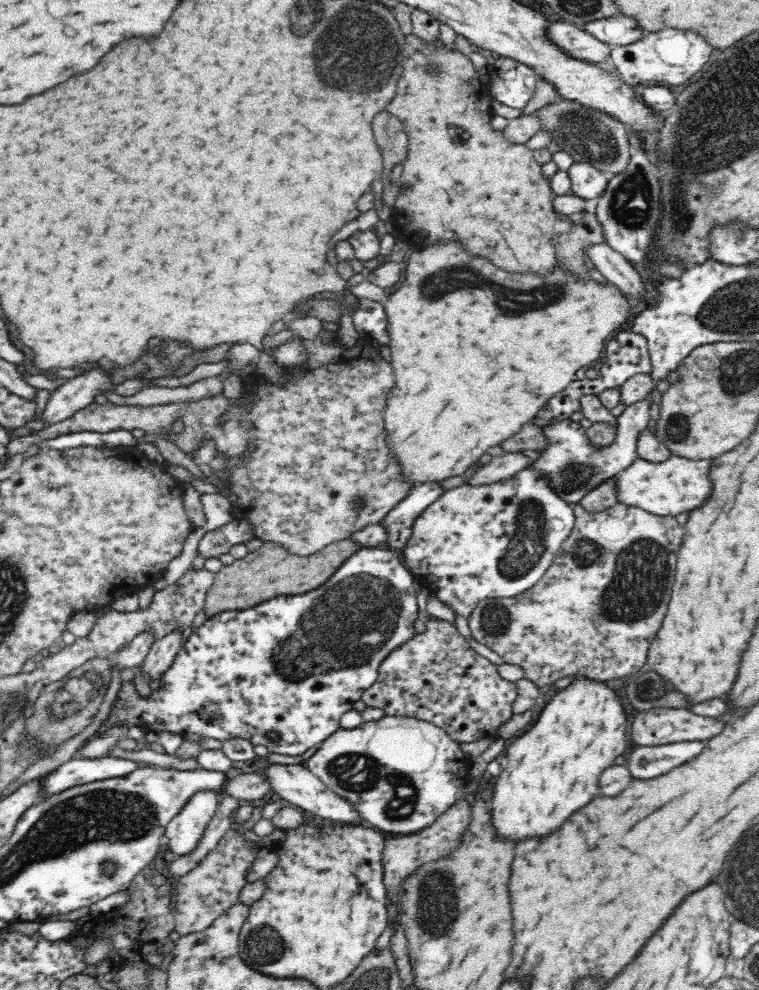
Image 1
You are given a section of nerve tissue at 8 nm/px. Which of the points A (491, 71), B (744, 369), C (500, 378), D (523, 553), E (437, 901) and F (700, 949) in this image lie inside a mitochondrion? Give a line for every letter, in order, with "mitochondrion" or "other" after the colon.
A: other
B: mitochondrion
C: other
D: mitochondrion
E: mitochondrion
F: other

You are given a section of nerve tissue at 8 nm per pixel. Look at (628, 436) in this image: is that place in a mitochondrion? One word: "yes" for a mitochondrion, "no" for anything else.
no

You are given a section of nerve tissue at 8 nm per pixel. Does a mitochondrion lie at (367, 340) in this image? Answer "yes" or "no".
no

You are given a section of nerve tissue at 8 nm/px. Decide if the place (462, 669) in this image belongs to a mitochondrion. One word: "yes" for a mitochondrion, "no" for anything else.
no

